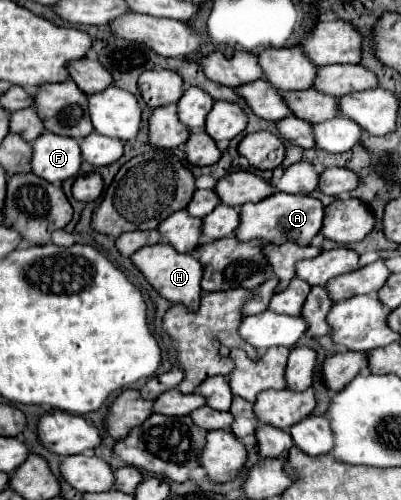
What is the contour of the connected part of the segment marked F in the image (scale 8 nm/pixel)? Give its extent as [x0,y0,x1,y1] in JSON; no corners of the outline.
[33,133,81,183]

